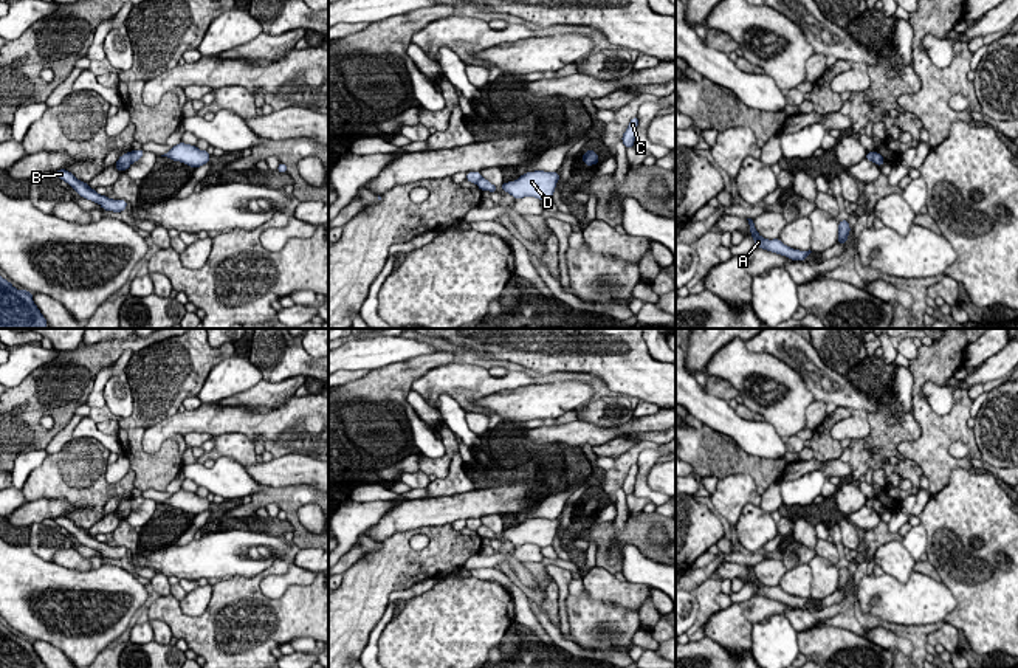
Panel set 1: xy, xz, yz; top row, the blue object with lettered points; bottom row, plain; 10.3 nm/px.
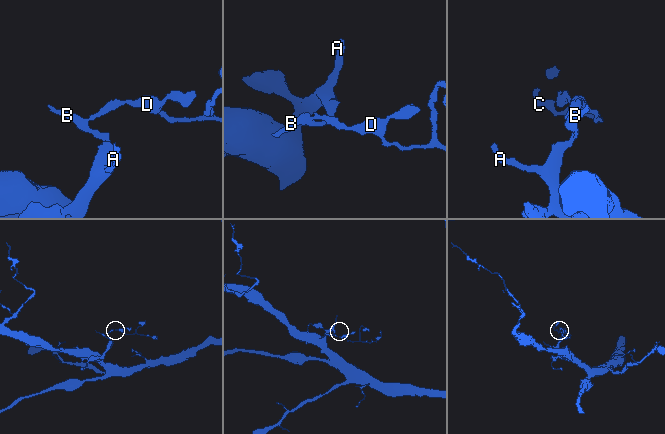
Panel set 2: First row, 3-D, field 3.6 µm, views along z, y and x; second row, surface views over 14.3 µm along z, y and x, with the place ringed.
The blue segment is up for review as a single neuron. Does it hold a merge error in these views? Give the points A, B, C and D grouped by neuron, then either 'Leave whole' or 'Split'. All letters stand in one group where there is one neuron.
Groups: A B / C D. Split

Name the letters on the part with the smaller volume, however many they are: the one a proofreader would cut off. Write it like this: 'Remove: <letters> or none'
Remove: C, D

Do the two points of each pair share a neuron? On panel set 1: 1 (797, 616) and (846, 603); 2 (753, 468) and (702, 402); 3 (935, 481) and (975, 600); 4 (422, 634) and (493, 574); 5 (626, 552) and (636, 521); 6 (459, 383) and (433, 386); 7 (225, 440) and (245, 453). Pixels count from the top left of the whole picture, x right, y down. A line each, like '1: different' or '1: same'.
1: same
2: different
3: different
4: different
5: different
6: same
7: same

